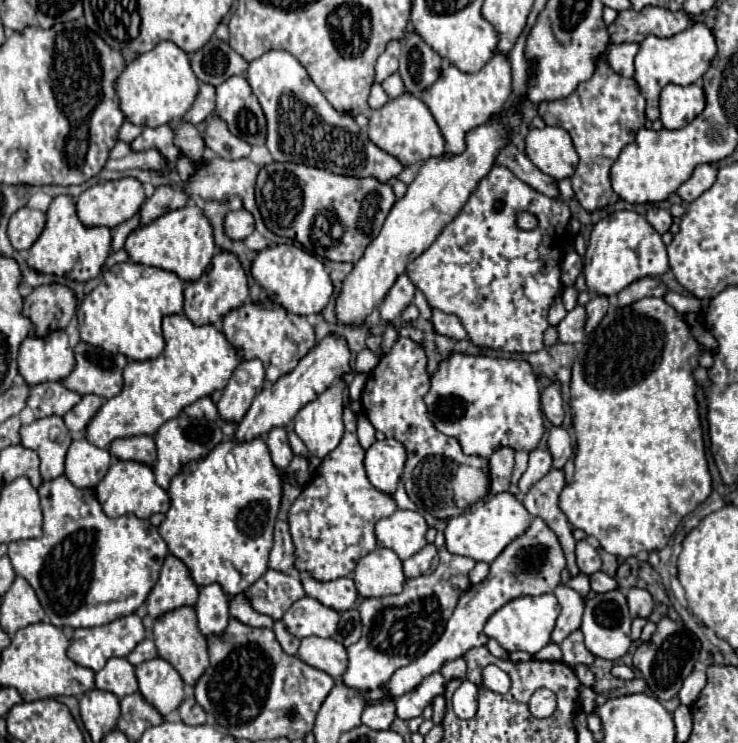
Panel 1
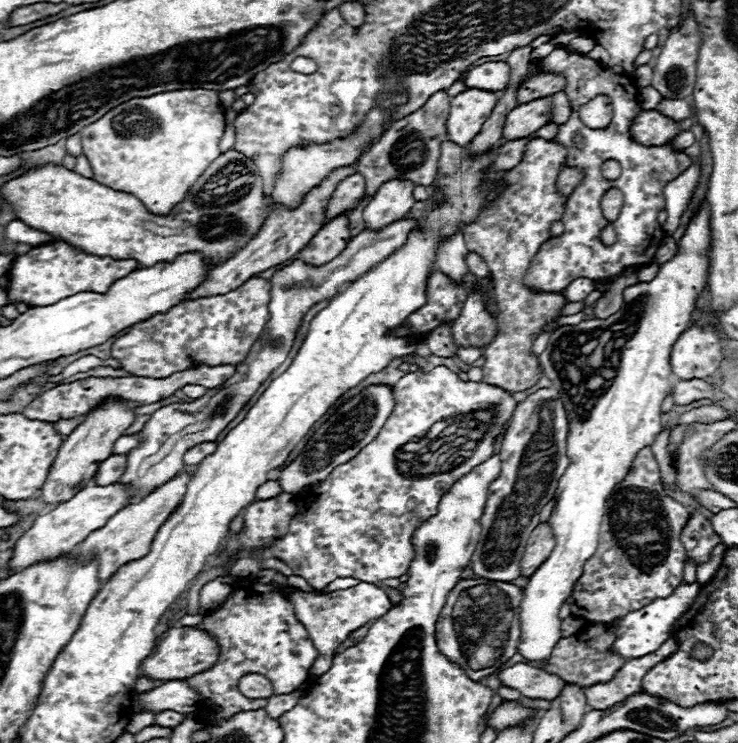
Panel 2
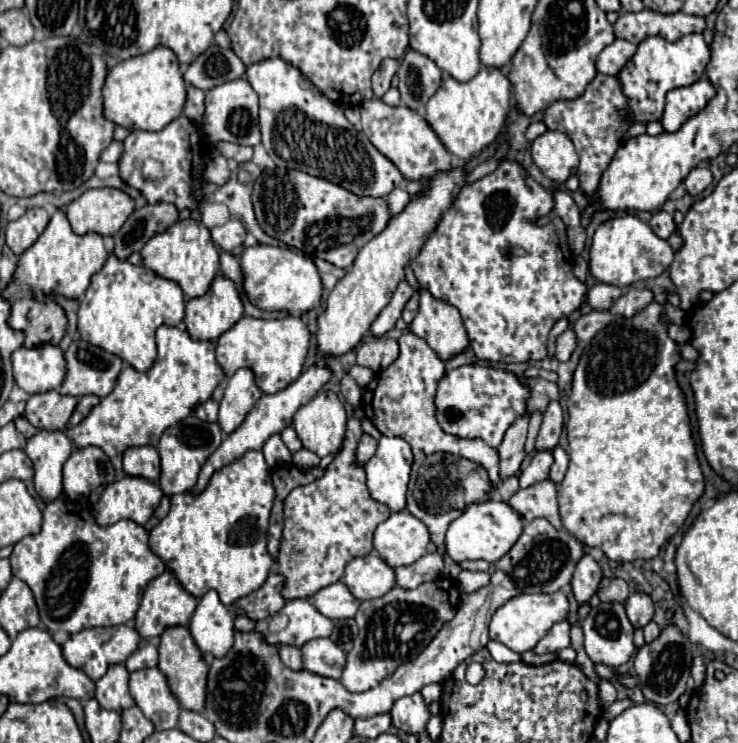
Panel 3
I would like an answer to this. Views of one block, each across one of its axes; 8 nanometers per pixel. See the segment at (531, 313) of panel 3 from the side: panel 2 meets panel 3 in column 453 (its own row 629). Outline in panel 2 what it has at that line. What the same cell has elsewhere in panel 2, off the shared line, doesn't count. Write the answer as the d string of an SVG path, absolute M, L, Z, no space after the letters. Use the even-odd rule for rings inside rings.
M242 580L234 584L234 592L228 600L214 612L210 612L204 622L198 624L200 630L210 632L220 644L220 658L202 674L188 680L210 704L202 706L206 720L228 718L240 710L264 708L266 700L246 698L238 690L238 682L246 674L262 674L272 682L274 696L290 694L298 690L310 676L310 666L314 664L318 652L294 614L292 602L272 588L270 584L260 584L256 580Z

